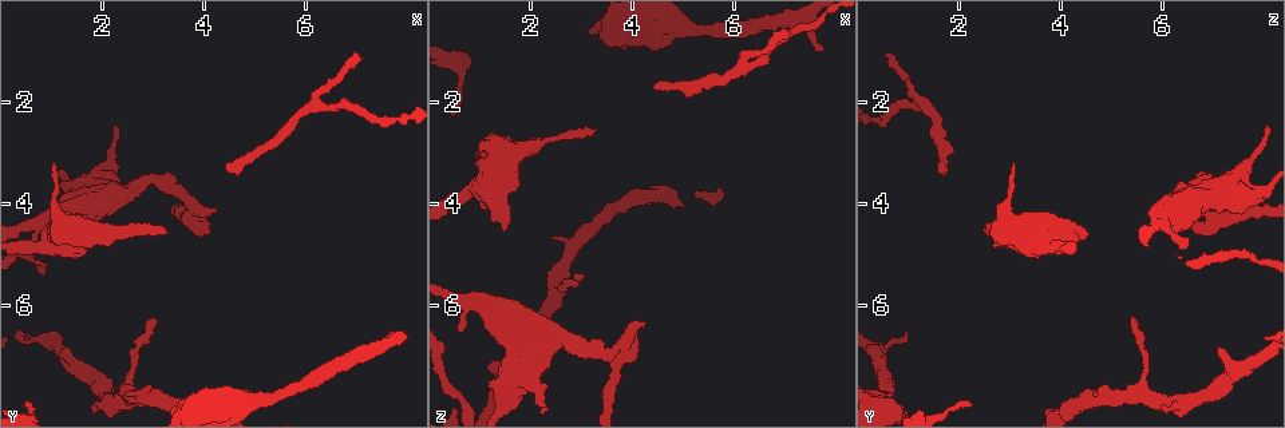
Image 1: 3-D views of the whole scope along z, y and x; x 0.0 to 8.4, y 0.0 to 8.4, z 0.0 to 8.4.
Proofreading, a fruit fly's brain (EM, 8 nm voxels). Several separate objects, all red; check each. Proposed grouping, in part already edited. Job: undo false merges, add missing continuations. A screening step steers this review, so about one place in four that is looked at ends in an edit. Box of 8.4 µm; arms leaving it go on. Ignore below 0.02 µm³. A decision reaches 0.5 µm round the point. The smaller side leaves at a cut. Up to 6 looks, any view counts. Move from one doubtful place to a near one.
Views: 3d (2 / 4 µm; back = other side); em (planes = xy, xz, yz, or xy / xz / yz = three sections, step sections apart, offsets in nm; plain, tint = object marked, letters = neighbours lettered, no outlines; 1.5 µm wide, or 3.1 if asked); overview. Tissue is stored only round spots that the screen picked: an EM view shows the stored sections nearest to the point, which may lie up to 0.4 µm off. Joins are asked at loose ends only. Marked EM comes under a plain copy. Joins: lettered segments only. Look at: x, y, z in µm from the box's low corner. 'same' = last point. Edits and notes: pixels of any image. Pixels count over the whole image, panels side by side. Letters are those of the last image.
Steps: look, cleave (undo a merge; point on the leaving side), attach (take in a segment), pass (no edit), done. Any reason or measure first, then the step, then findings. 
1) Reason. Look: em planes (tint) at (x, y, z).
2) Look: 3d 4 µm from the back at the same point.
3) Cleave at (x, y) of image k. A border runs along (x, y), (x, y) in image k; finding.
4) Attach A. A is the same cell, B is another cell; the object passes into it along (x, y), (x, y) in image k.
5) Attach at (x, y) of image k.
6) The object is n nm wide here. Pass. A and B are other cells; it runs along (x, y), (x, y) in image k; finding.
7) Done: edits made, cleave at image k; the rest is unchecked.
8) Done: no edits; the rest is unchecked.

Free end. Look: em xz step 8 (tint) at (7.65, 6.45, 1.05).

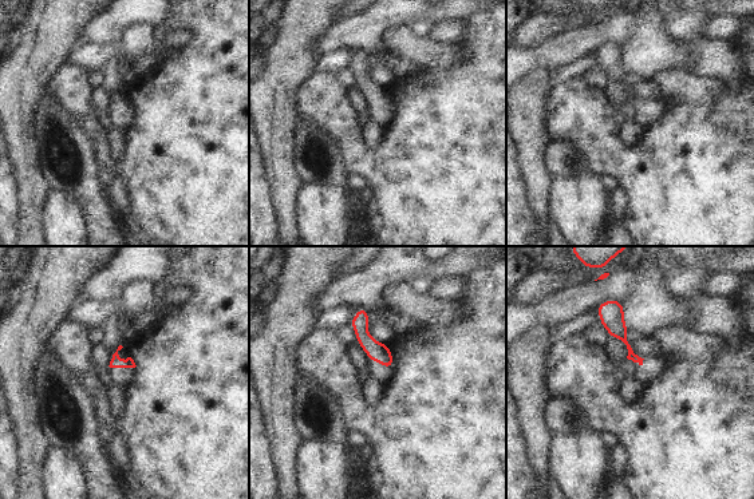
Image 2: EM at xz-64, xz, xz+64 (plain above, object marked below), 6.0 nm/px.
Cut it another way. Look: em planes (letters) at the same point.

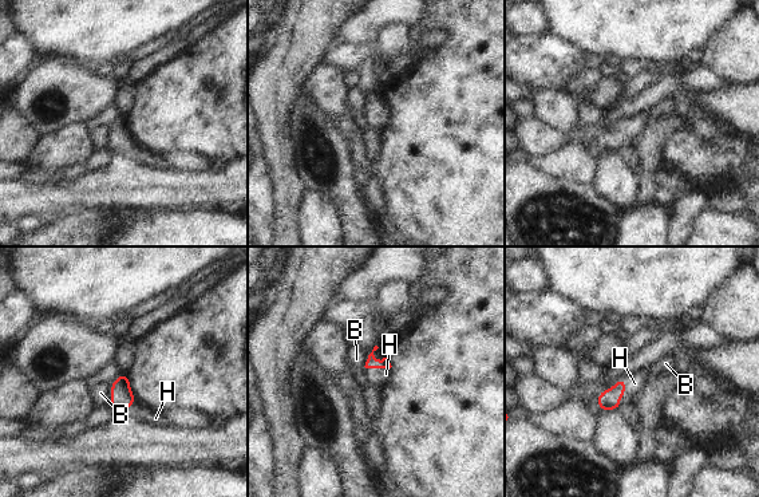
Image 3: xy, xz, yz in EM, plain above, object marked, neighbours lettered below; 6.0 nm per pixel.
Attach H. H is the same cell, B is another cell; it goes on there.

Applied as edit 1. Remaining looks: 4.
Look: overview.

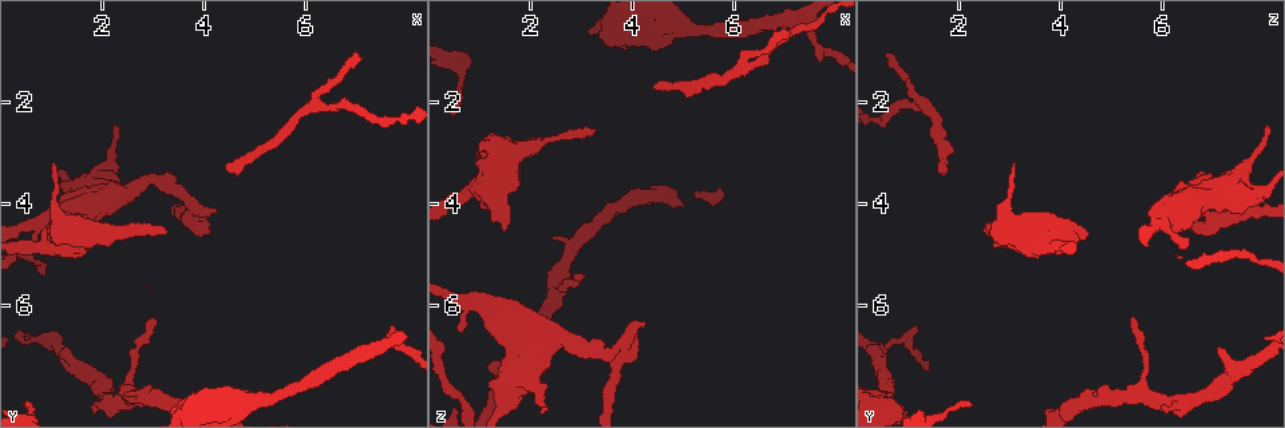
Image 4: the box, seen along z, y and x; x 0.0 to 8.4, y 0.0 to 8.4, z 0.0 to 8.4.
Free end. Look: em yz step 4 (tint) at (3.20, 4.55, 2.70).

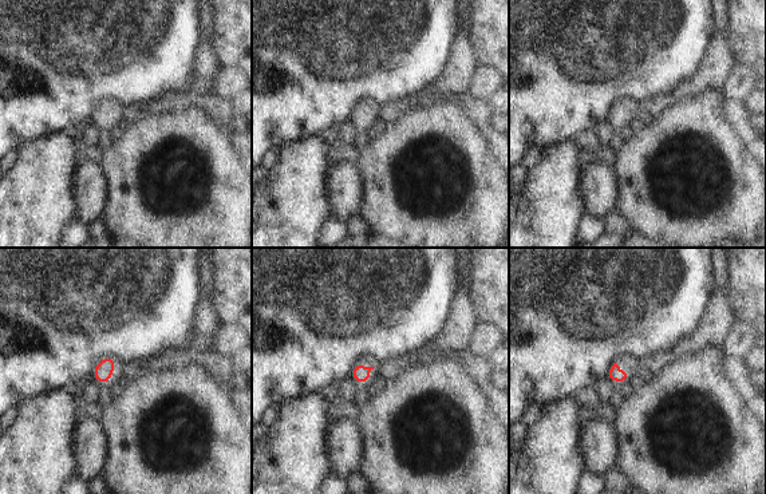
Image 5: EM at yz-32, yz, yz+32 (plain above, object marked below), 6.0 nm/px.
Look: em planes (letters) at the same point.

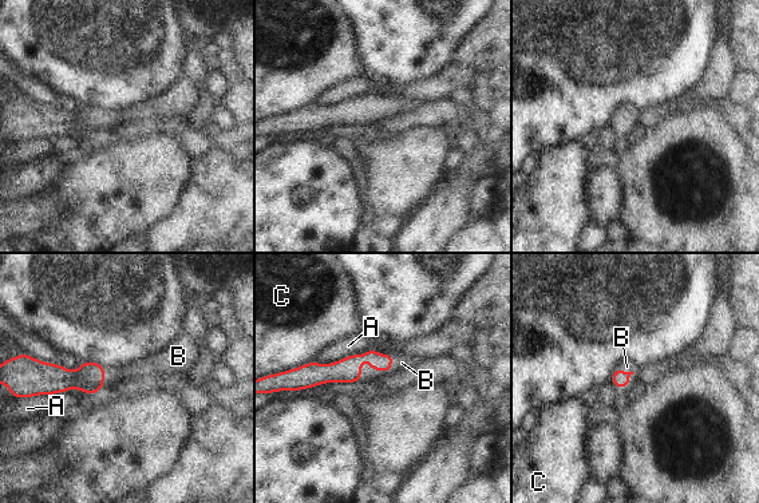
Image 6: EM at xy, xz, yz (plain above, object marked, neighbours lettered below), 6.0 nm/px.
Attach B. B is the same cell, A and C are other cells; it goes on there.

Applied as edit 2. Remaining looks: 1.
Done: edits made, attach at image 3, attach at image 6; the rest is unchecked.

